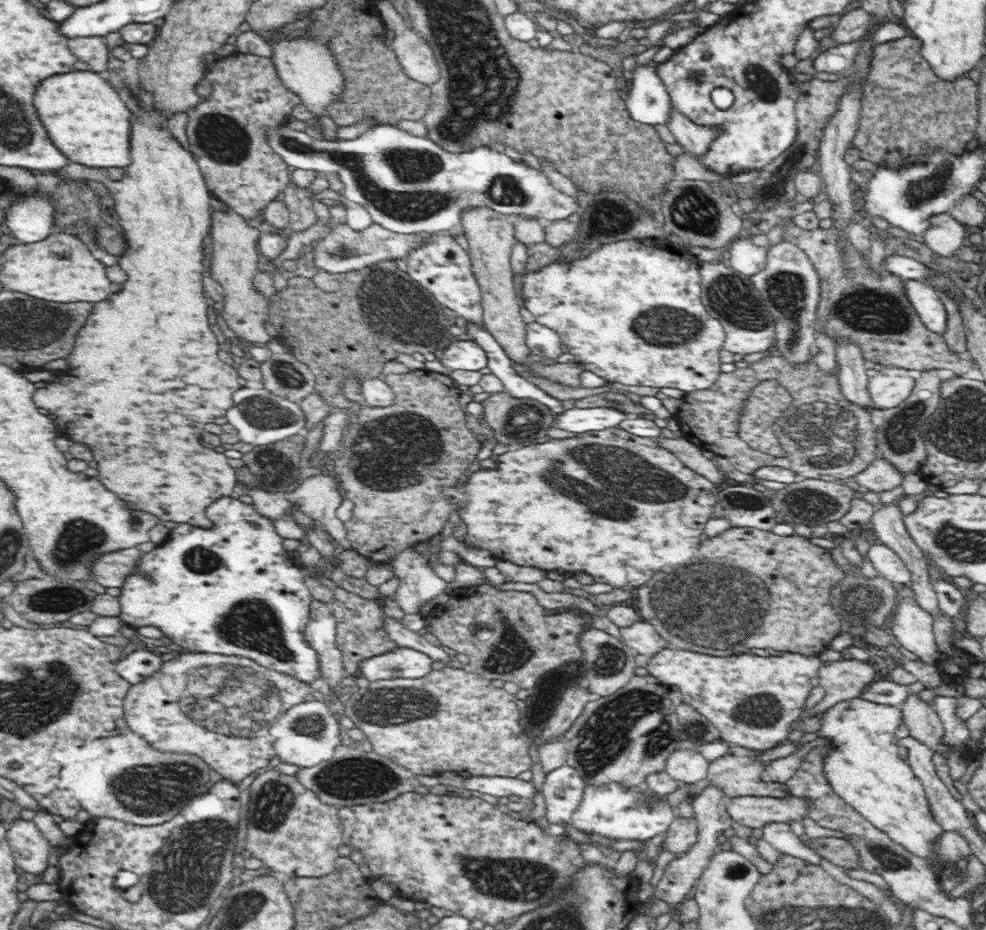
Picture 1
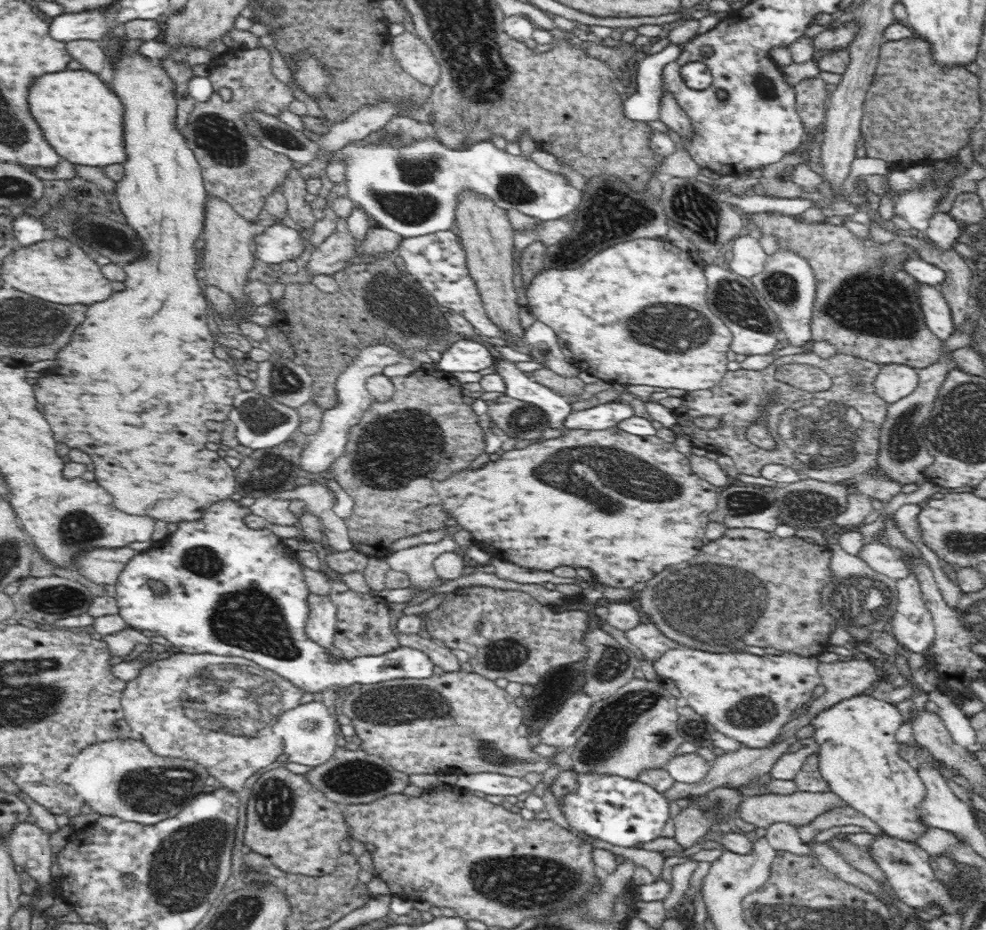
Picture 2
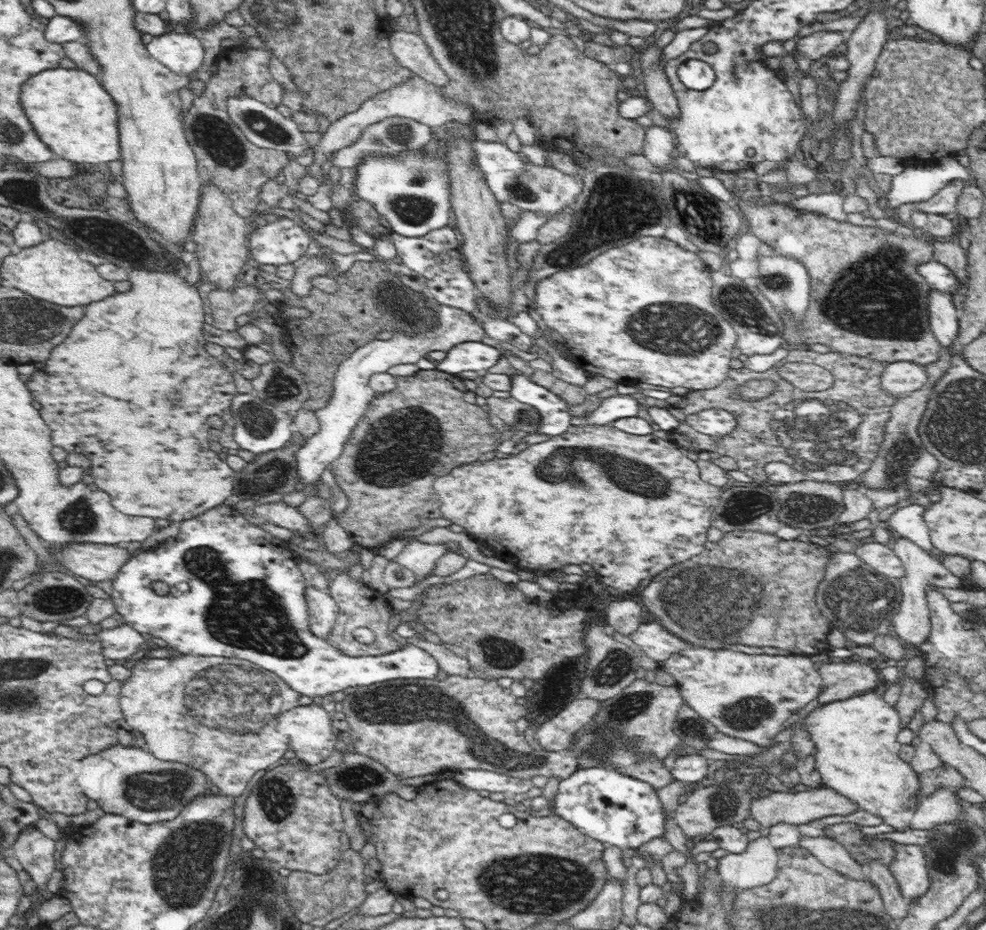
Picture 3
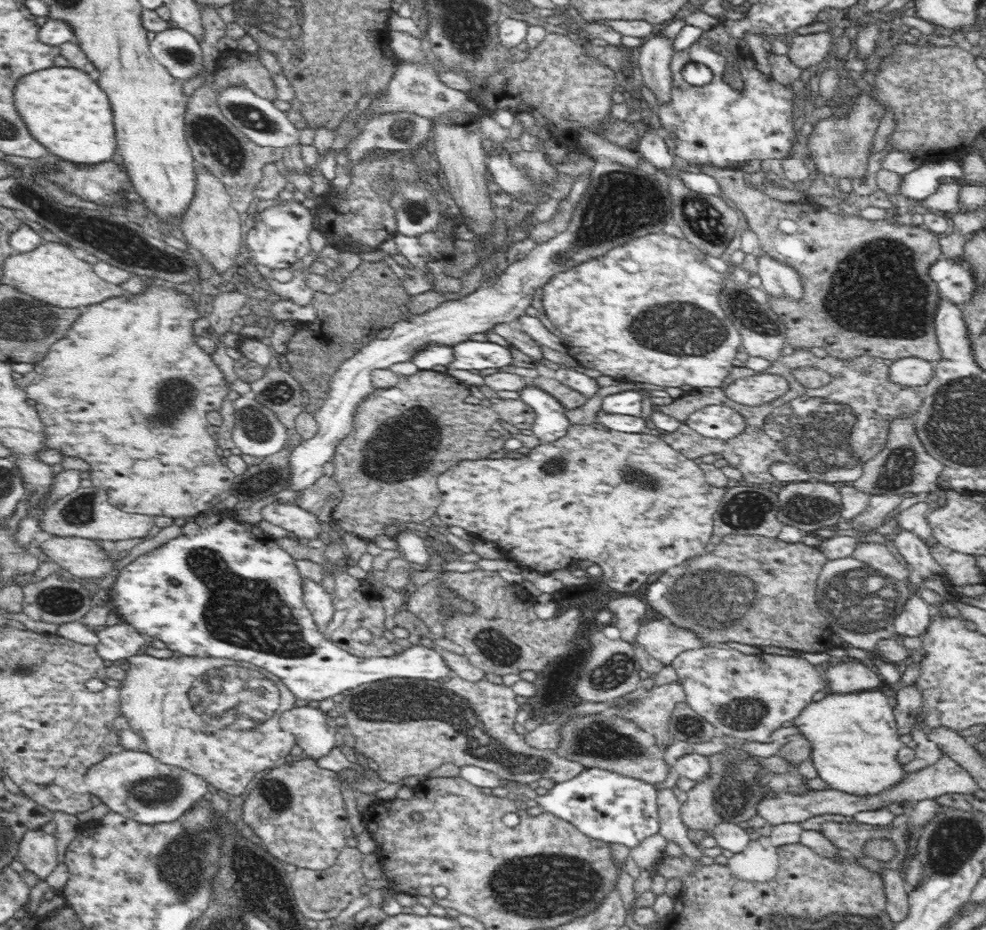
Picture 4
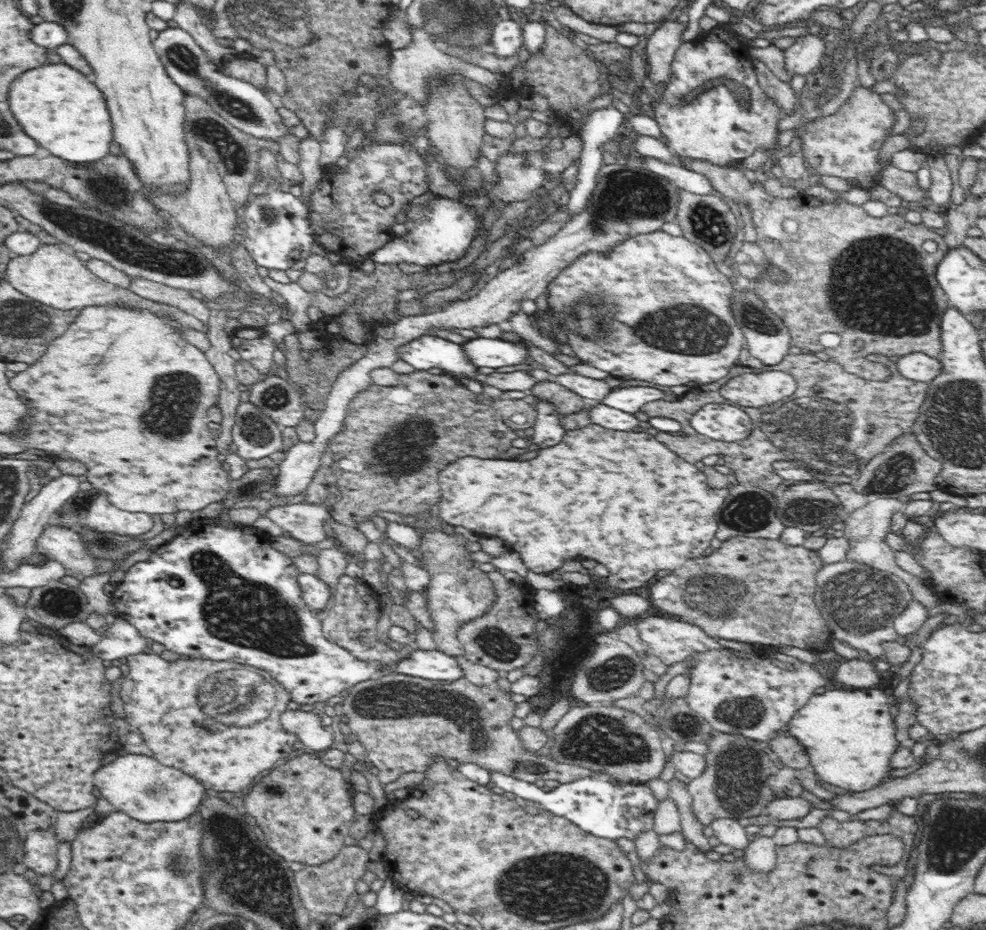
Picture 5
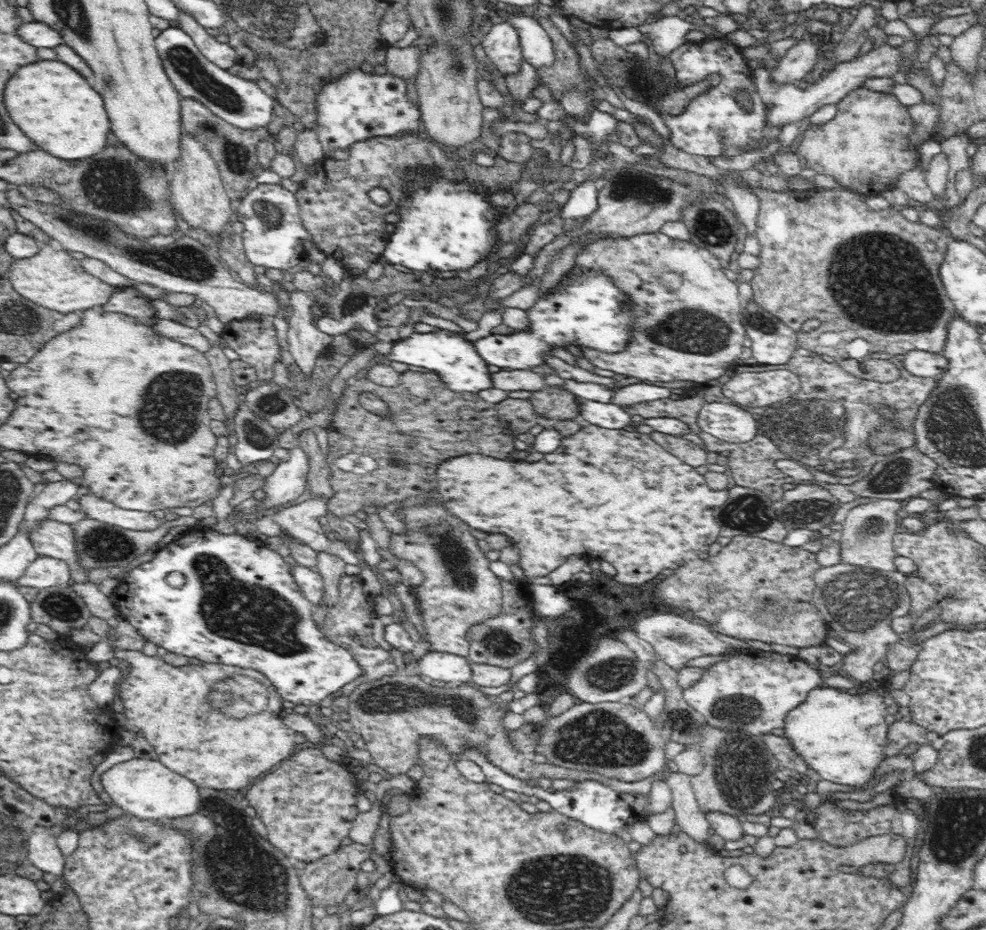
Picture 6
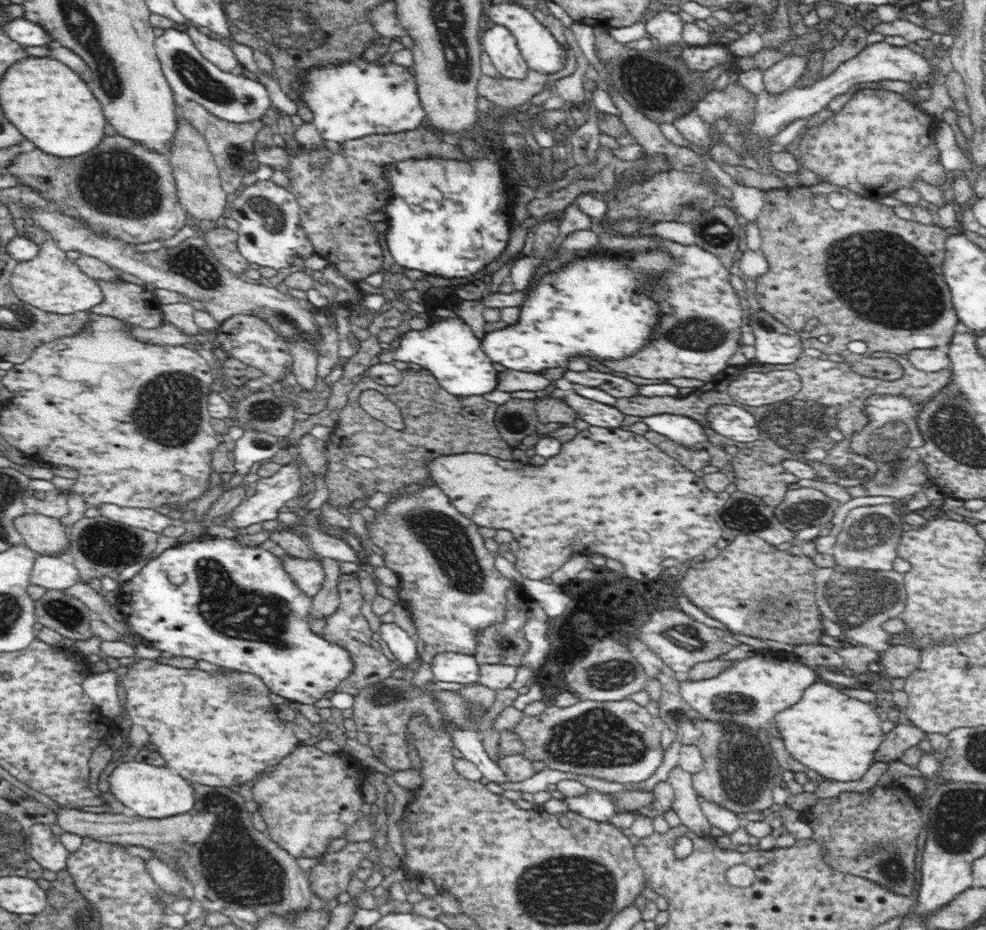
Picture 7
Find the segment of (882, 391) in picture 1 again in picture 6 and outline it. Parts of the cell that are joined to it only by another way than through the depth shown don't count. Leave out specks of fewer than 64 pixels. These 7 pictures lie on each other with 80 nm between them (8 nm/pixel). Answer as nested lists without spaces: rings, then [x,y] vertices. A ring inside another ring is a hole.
[[[914,349],[901,356],[901,362],[908,374],[919,377],[939,378],[947,370],[947,360],[942,353]]]

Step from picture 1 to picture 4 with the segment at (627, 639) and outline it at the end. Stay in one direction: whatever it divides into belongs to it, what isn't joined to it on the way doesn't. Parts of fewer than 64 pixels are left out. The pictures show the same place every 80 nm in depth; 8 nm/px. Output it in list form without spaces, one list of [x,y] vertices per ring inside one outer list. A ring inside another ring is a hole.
[[[663,618],[650,620],[636,634],[636,642],[659,662],[669,665],[678,654],[686,650],[708,646],[706,641],[694,635],[690,629],[679,628]]]

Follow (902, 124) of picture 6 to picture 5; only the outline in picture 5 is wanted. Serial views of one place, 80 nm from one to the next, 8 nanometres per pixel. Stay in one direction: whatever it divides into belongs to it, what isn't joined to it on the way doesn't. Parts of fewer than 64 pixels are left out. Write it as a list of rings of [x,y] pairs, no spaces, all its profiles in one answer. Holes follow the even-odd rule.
[[[856,87],[833,115],[816,118],[807,124],[805,132],[800,135],[801,150],[810,170],[844,178],[853,187],[871,189],[878,185],[883,169],[878,163],[878,154],[895,124],[896,116],[892,108],[882,101],[880,94],[866,87]]]

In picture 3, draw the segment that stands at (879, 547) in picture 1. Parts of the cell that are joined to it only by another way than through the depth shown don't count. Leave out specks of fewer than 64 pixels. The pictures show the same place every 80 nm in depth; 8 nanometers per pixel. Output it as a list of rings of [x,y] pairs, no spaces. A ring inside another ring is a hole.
[[[878,542],[864,544],[856,549],[855,554],[884,576],[901,579],[906,574],[904,565],[897,558],[893,548],[884,544]]]

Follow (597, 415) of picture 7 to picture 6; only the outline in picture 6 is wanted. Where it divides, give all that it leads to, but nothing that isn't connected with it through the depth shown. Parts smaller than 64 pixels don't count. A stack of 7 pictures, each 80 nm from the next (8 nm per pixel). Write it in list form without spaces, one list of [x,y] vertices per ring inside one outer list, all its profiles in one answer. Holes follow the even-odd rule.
[[[579,399],[580,419],[587,424],[594,424],[608,429],[632,428],[631,415],[614,403],[606,404]]]

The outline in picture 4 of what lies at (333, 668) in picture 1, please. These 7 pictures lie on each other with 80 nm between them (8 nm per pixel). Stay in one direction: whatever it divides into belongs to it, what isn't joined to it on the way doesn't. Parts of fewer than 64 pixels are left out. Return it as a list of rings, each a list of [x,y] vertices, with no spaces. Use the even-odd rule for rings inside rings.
[[[303,579],[303,601],[319,629],[328,626],[334,618],[334,604],[328,584]]]

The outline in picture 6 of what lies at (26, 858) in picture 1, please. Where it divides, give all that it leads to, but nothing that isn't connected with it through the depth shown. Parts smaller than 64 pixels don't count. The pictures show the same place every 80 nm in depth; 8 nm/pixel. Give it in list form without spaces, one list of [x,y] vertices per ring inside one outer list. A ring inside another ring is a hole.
[[[38,825],[27,838],[28,863],[43,872],[50,872],[56,877],[63,874],[65,856],[56,845],[56,837],[52,836],[50,826]]]

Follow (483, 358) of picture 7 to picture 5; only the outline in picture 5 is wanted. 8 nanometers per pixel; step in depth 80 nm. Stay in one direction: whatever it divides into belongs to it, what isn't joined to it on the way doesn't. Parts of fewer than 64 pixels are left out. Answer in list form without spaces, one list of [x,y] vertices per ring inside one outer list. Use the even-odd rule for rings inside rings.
[[[424,335],[400,346],[398,354],[400,360],[411,364],[416,371],[435,368],[440,371],[440,374],[452,377],[472,394],[483,393],[482,381],[474,377],[482,372],[478,372],[478,367],[466,357],[461,344]]]

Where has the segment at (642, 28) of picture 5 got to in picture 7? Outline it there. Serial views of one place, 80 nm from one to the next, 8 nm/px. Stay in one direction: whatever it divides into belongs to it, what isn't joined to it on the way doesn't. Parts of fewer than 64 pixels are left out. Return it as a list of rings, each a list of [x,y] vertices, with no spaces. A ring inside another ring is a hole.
[[[660,10],[654,14],[654,18],[646,21],[646,31],[656,46],[668,46],[676,44],[683,37],[685,19],[672,12]]]

